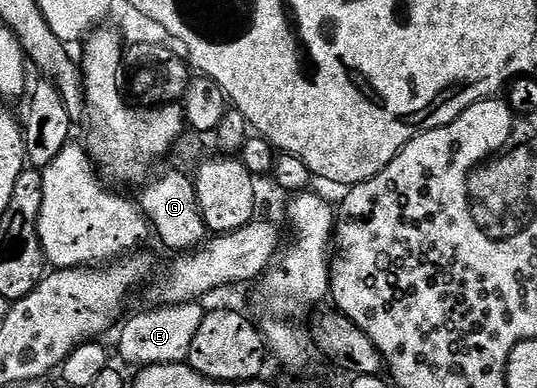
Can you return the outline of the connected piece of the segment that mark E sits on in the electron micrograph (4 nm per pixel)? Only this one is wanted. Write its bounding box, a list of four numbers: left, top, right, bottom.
[117,301,205,368]

